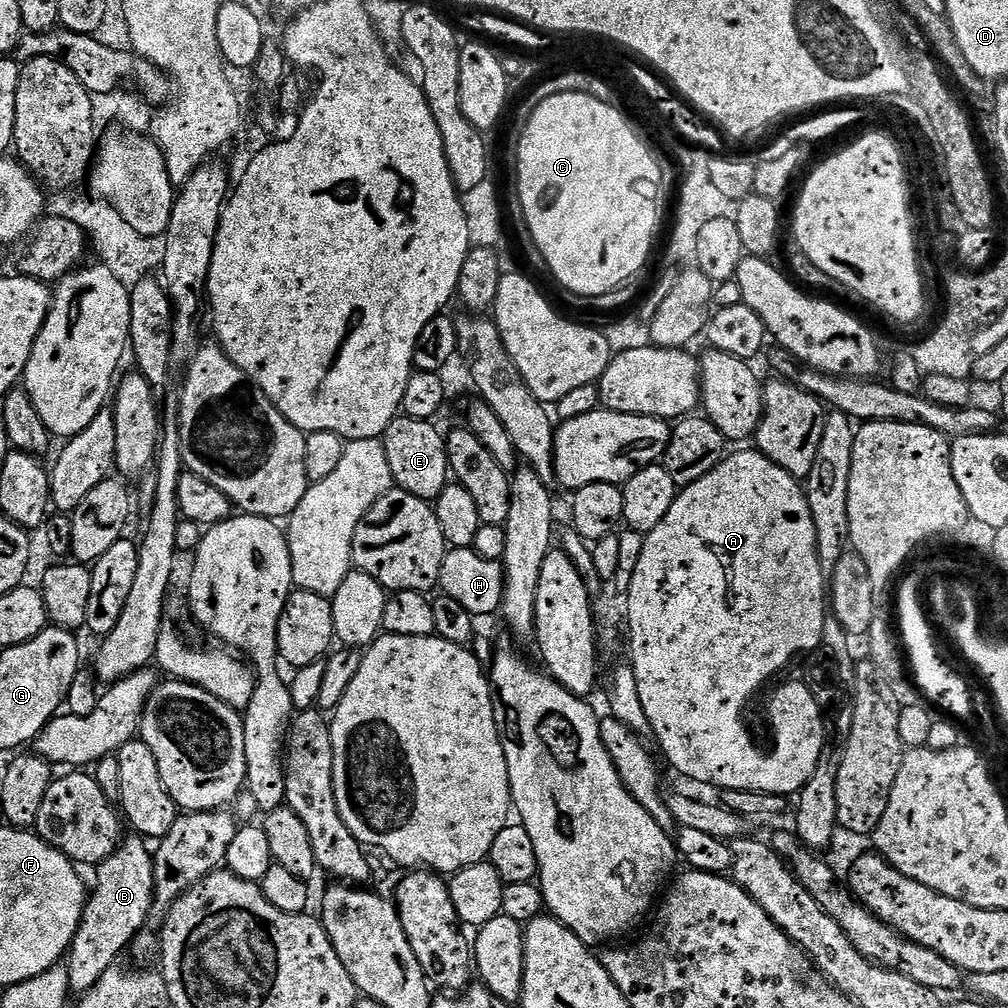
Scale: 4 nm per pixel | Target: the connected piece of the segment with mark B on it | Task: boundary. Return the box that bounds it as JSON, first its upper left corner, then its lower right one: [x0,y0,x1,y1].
[67,834,155,996]

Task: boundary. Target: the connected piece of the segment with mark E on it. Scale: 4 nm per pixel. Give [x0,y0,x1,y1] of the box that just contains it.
[382,414,450,502]

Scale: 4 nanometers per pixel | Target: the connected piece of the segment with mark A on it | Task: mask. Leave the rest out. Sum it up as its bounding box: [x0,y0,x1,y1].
[626,450,826,797]

